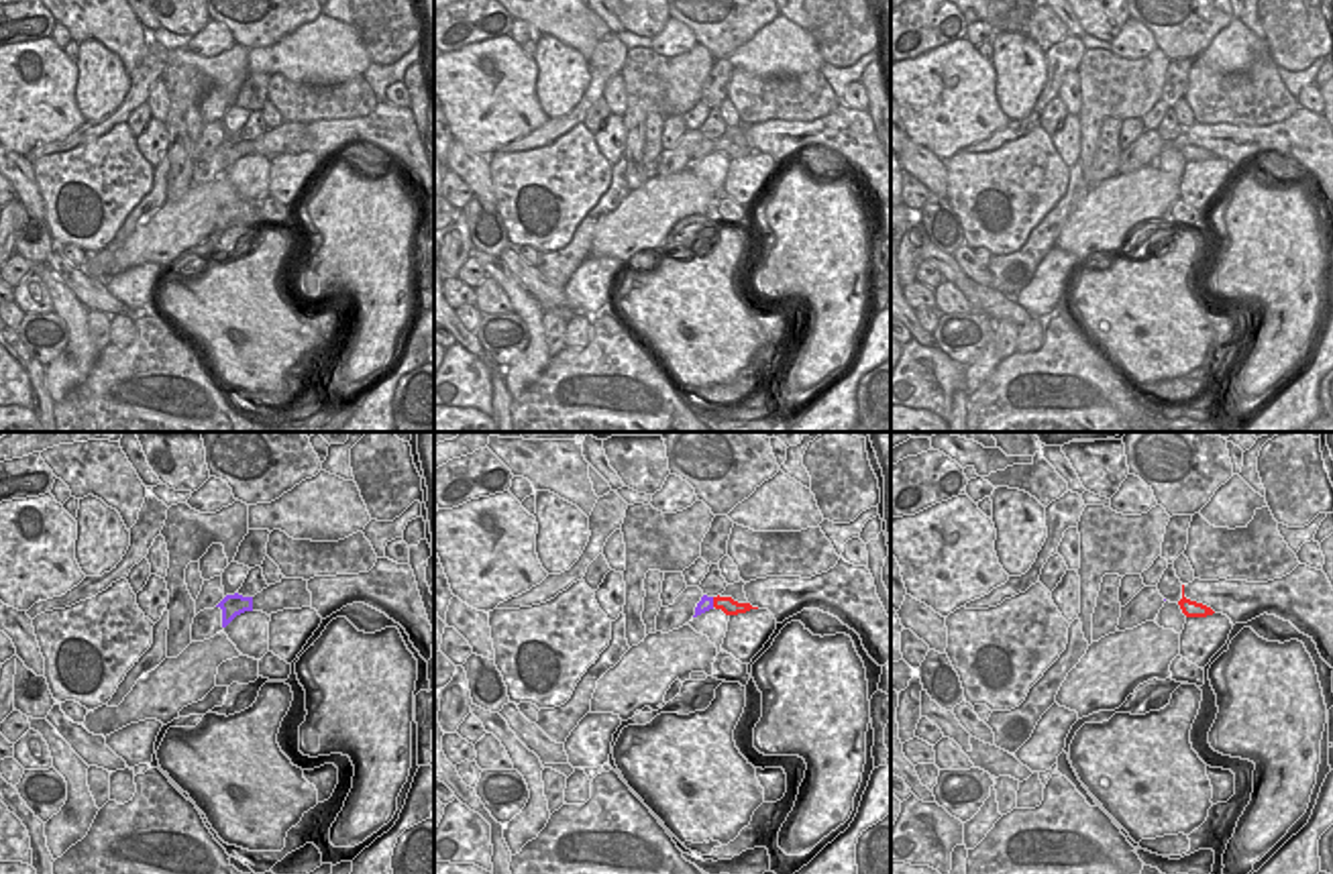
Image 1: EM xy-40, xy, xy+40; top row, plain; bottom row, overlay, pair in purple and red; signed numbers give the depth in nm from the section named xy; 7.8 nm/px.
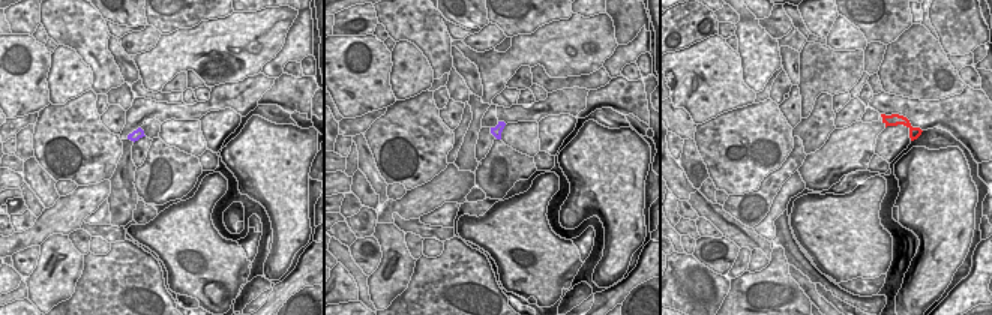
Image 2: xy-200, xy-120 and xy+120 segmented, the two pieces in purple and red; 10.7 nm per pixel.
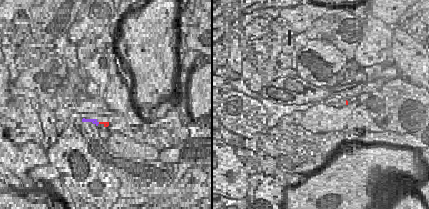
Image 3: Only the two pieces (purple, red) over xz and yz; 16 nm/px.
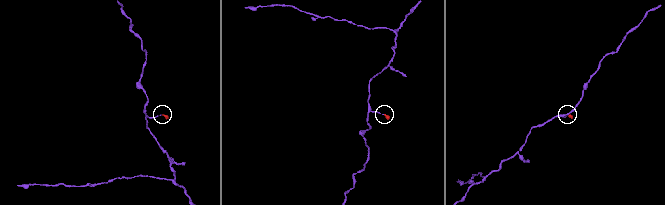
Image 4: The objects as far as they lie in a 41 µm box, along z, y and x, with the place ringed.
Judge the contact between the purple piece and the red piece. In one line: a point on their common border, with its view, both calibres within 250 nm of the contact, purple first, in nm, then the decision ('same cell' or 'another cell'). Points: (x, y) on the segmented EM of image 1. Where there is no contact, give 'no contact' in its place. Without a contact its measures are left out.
contact xy (712, 602); calibres 120 and 140 nm; same cell

